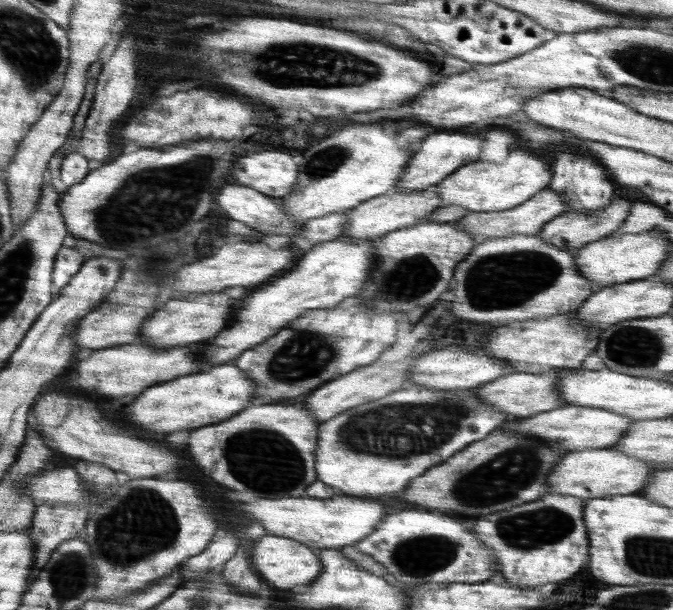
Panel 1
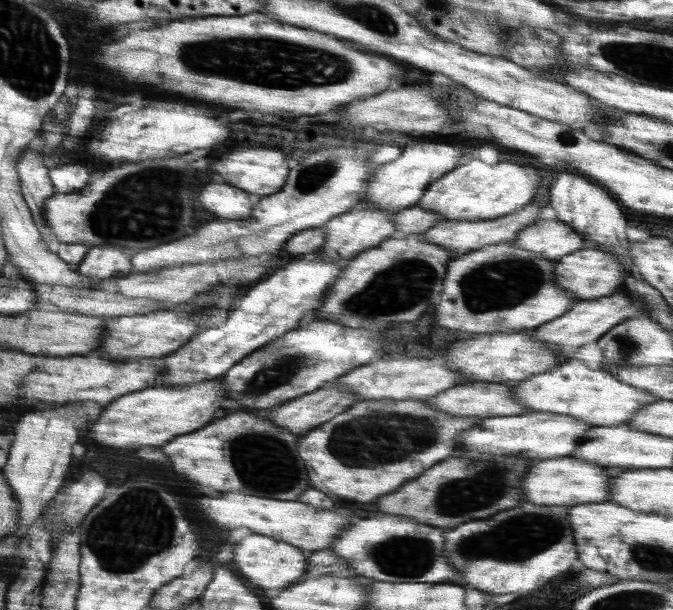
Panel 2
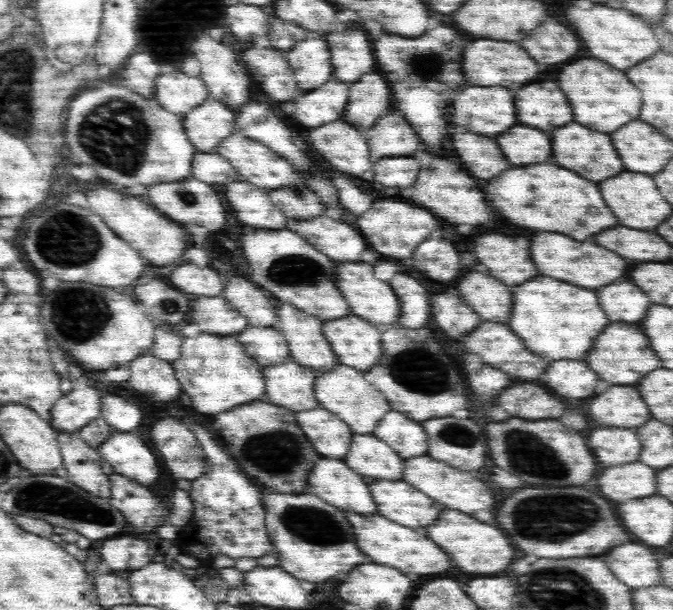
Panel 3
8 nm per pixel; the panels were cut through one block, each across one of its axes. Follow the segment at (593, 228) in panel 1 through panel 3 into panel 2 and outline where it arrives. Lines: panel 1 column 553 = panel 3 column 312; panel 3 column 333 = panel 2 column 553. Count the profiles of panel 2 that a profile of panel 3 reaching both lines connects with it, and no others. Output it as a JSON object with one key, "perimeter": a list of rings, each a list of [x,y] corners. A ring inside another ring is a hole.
{"perimeter":[[[542,220],[528,226],[517,235],[514,243],[518,247],[534,251],[558,261],[570,253],[584,248],[585,238],[572,225],[558,220]]]}

